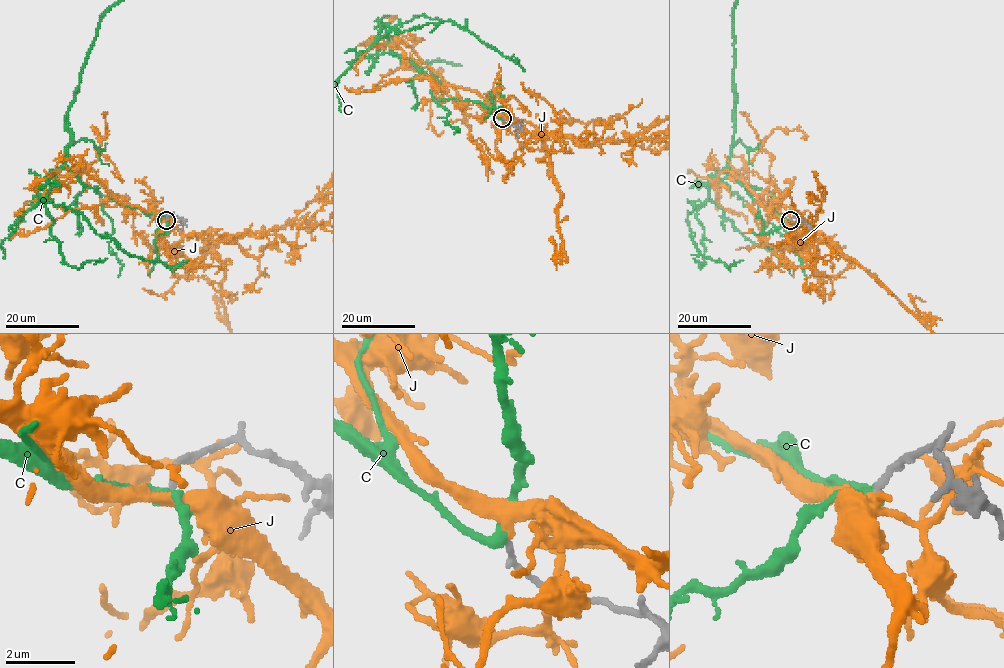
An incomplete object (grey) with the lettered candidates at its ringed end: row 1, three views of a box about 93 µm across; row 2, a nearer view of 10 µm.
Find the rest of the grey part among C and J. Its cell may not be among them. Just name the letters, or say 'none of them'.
J

